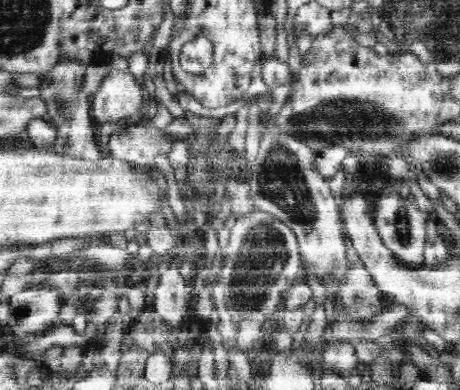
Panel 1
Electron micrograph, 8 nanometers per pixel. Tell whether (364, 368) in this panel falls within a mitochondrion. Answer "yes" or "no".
no

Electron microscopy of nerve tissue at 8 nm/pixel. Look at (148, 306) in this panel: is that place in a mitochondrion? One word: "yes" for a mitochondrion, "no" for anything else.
no

